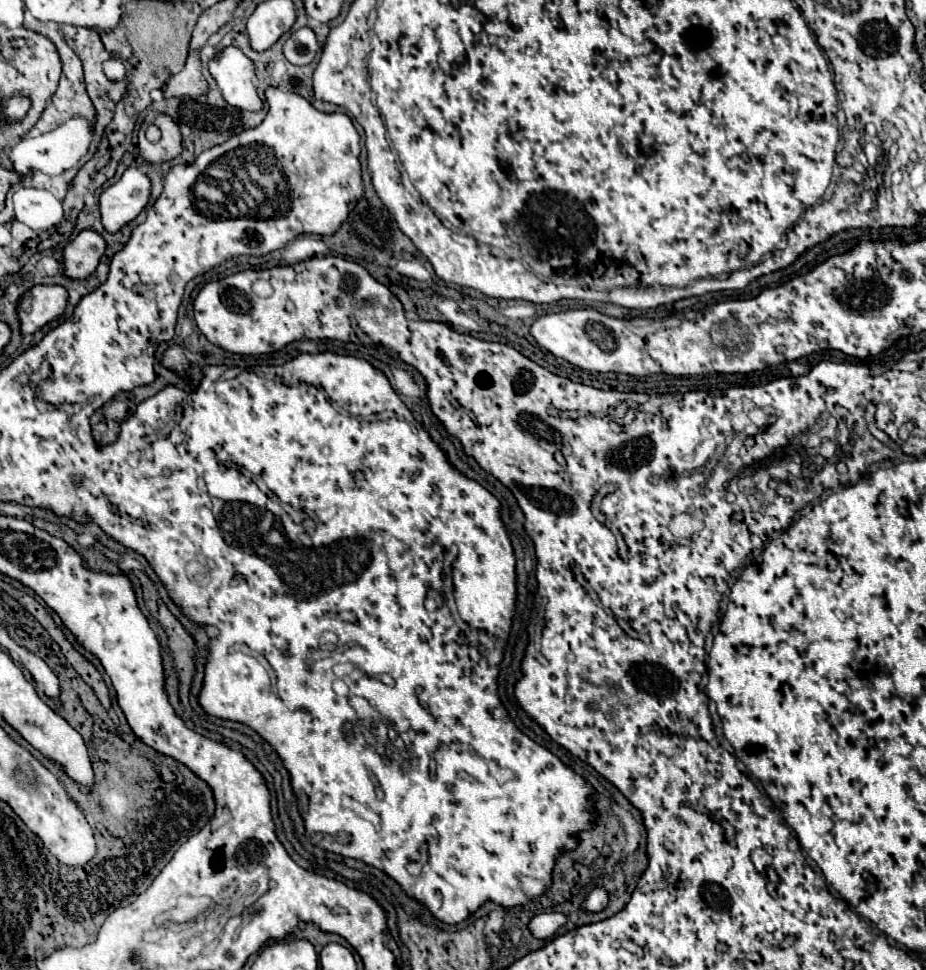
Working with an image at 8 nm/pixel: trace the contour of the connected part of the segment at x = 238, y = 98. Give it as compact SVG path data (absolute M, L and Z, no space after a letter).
M235 46L223 48L211 62L209 72L217 82L227 104L241 110L261 110L263 102L257 96L253 78L253 62Z

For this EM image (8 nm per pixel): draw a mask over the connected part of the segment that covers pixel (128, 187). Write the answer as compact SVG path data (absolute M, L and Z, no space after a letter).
M127 168L119 182L105 188L99 196L101 224L109 234L119 232L135 220L151 194L151 182L139 168Z

